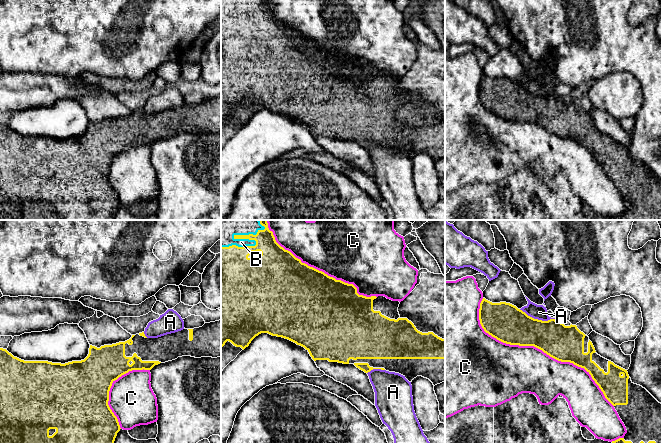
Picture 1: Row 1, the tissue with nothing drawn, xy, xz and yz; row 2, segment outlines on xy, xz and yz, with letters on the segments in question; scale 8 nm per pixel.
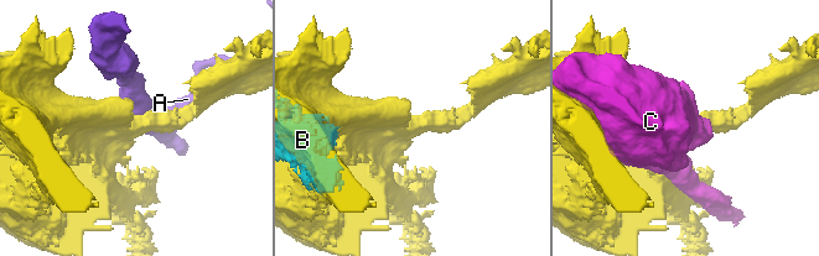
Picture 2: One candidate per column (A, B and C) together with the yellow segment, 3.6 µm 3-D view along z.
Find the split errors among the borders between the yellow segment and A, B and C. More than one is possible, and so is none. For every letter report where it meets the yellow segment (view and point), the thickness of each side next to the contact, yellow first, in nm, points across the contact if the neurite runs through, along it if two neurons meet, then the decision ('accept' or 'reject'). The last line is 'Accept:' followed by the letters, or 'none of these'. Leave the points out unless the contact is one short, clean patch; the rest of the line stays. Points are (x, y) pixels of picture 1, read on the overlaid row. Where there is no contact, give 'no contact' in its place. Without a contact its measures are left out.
A: yz (537, 319) | 300/120 nm | reject
B: xz (247, 238) | 300/300 nm | accept
C: yz (537, 347) | 280/380 nm | reject
Accept: B

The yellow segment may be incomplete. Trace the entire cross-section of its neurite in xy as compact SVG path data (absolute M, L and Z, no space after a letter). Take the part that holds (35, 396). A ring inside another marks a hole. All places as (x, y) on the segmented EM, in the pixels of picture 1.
M221 320L158 338L147 338L142 332L125 342L100 348L90 345L84 360L65 364L24 361L0 348L0 443L114 443L121 428L108 405L112 383L129 371L151 370L155 365L182 356L221 357Z

